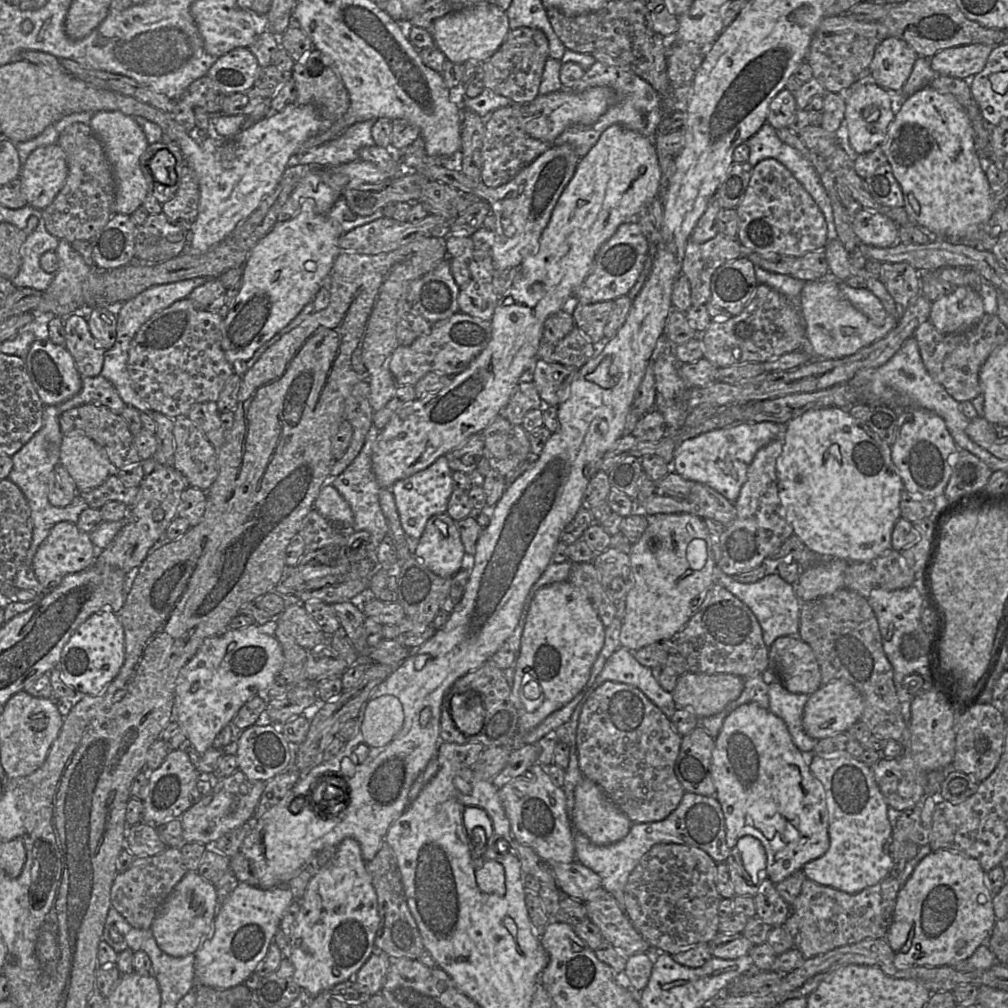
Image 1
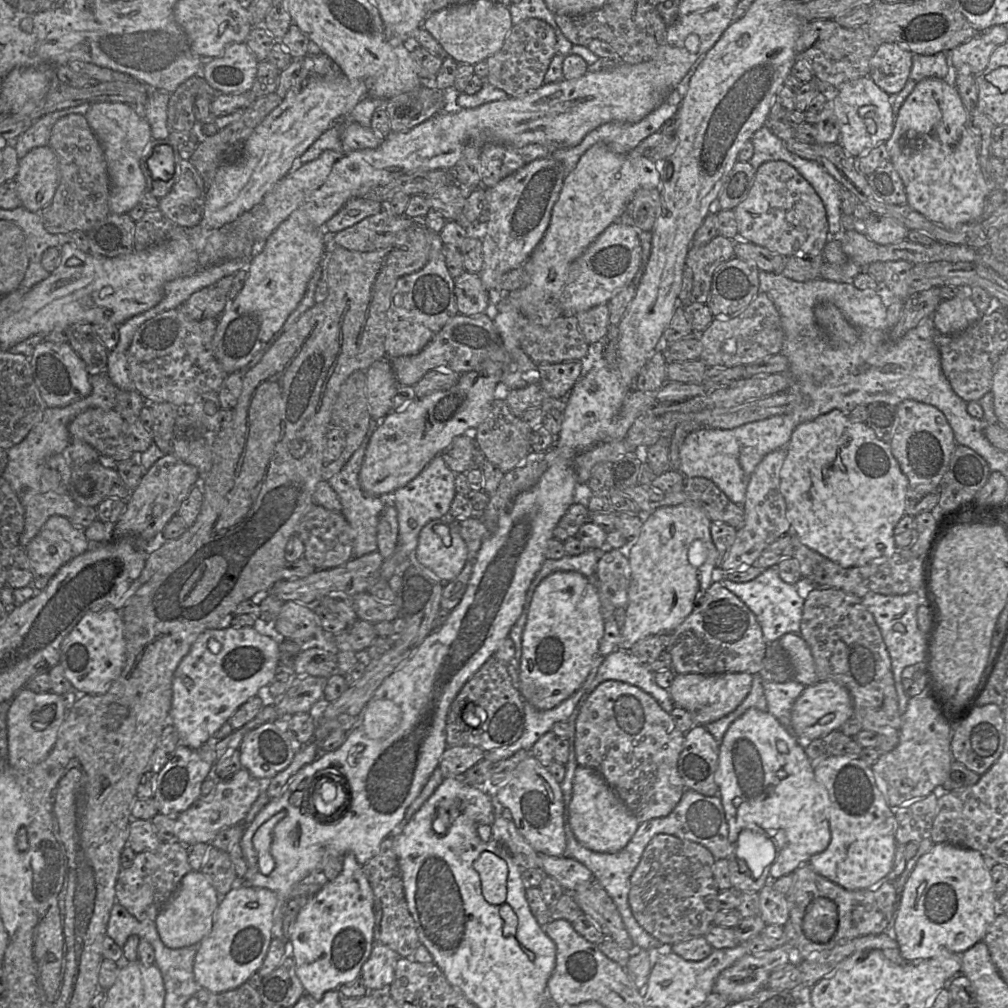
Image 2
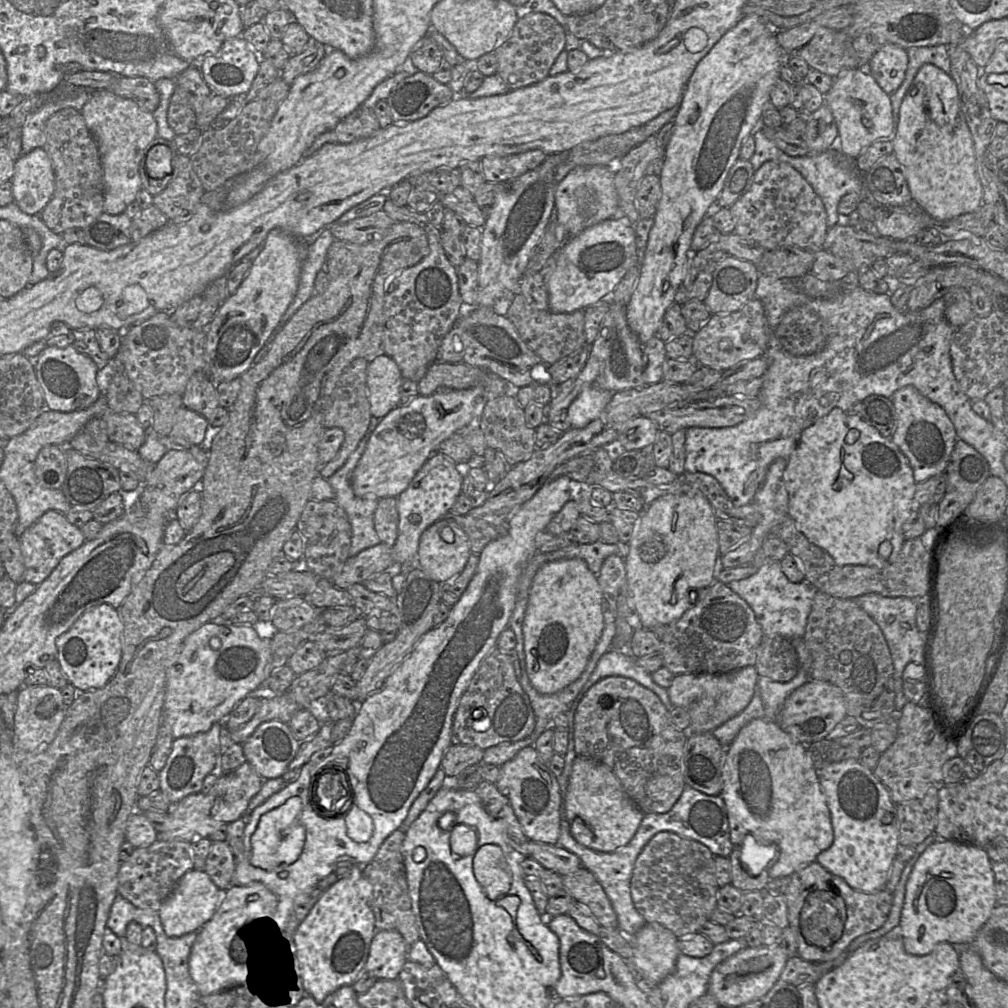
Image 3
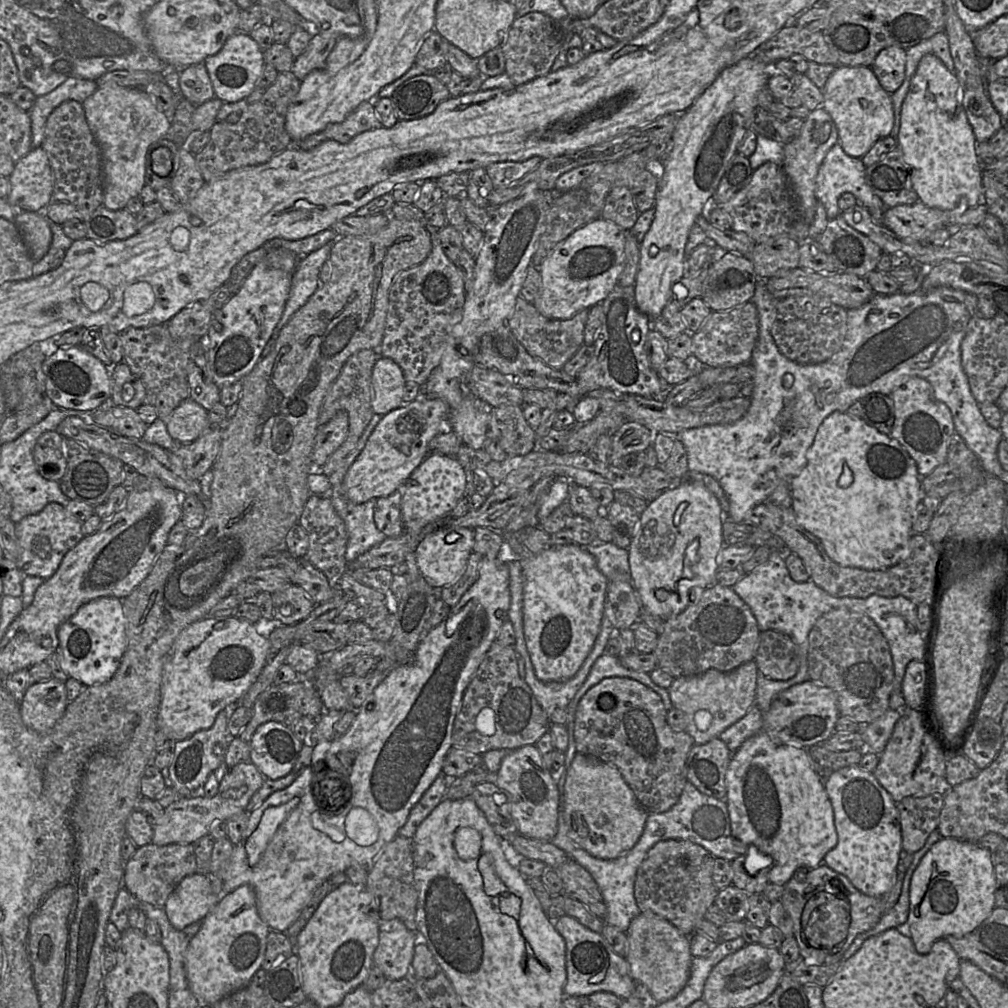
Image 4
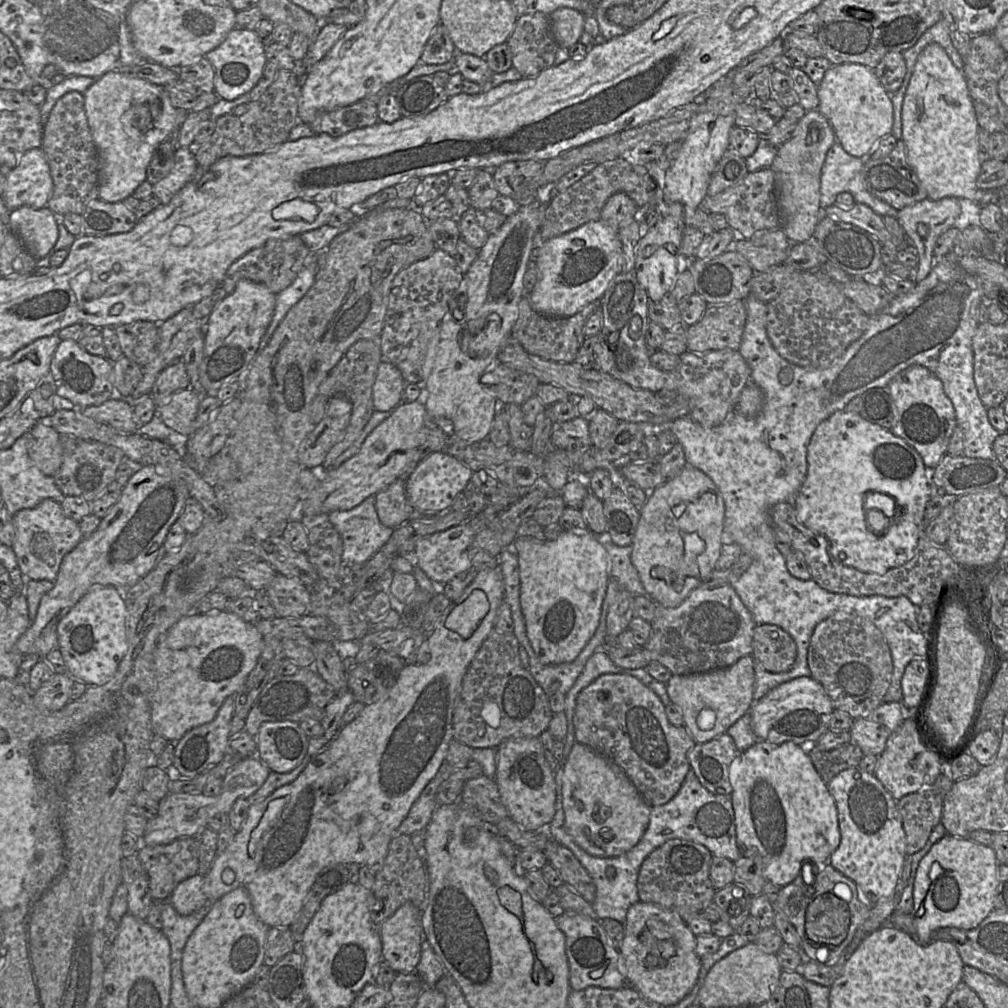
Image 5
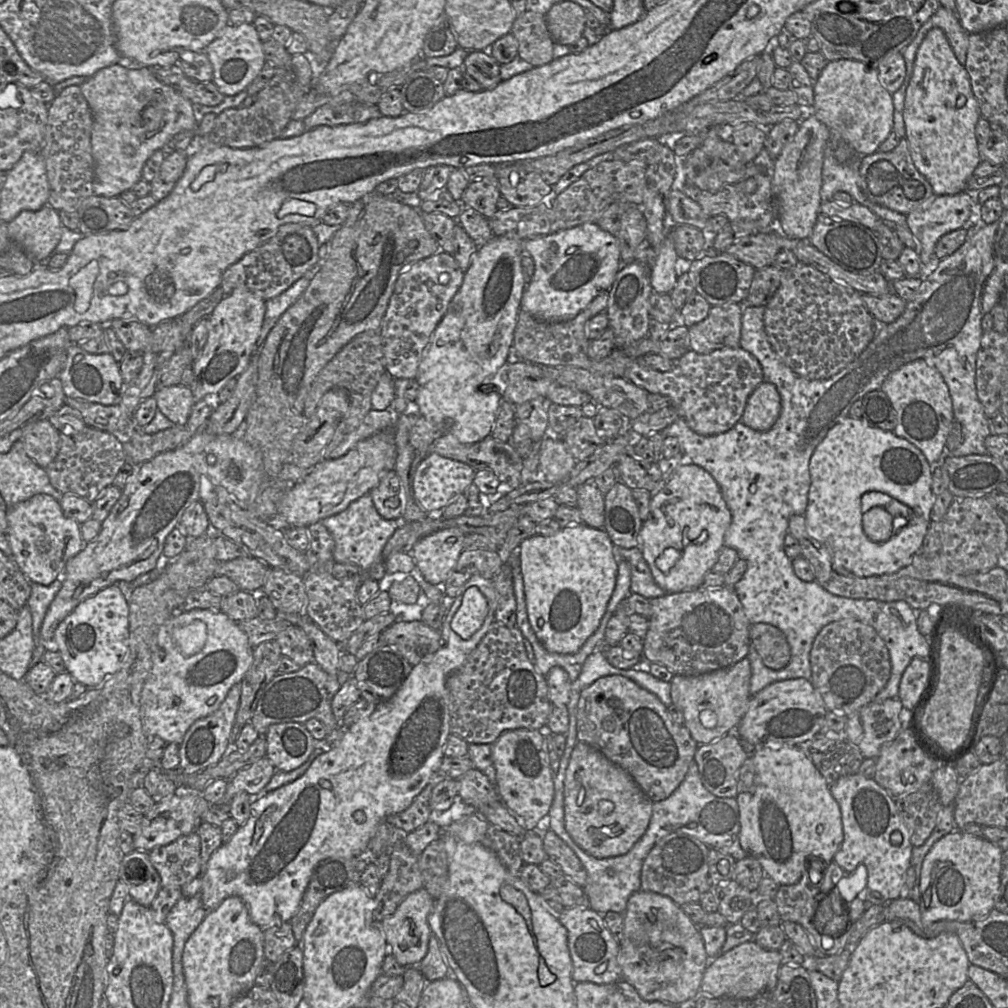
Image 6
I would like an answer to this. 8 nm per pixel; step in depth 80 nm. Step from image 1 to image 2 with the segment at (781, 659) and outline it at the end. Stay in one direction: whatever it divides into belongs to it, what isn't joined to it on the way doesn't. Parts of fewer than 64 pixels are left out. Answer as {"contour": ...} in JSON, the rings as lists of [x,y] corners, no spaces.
{"contour":[[[786,633],[778,644],[786,653],[793,669],[793,679],[804,686],[815,684],[817,680],[815,662],[807,642],[800,634]]]}

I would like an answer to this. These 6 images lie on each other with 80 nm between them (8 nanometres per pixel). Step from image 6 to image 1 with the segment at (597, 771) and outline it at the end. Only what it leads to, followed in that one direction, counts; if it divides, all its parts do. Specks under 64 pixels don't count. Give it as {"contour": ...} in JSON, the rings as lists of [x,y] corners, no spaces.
{"contour":[[[583,777],[574,791],[574,807],[570,817],[571,830],[576,828],[596,845],[610,845],[623,839],[633,824],[617,805],[593,781]]]}

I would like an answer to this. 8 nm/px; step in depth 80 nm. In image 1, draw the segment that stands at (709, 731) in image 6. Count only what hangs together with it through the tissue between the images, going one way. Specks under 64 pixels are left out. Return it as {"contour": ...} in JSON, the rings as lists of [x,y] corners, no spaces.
{"contour":[[[687,672],[678,676],[676,686],[671,694],[677,708],[689,709],[698,718],[704,718],[720,713],[730,702],[741,695],[743,688],[744,680],[739,676]]]}

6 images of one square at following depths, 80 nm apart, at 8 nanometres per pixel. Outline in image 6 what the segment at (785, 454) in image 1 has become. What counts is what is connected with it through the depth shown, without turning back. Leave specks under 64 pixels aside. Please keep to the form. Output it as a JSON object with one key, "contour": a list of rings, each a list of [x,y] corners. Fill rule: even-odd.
{"contour":[[[847,416],[834,425],[815,448],[809,461],[809,472],[810,487],[804,513],[808,532],[827,548],[838,566],[856,576],[868,577],[895,573],[912,562],[913,556],[923,544],[936,498],[931,490],[932,465],[916,446],[896,436],[893,431],[872,427],[862,418]],[[870,491],[884,492],[912,510],[907,525],[883,543],[870,540],[862,527],[861,498]]]}

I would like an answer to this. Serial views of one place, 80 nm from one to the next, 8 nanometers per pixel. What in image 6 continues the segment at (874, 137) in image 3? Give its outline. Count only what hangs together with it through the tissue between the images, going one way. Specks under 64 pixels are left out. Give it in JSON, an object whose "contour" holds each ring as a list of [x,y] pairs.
{"contour":[[[852,59],[829,61],[814,81],[811,112],[832,133],[838,133],[860,156],[878,151],[893,130],[893,96],[881,84],[877,69]]]}

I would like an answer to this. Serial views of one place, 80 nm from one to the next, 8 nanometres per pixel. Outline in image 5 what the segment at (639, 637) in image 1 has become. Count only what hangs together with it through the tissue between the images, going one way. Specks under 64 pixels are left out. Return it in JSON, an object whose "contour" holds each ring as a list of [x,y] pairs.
{"contour":[[[687,463],[677,476],[649,493],[631,544],[631,561],[648,596],[658,605],[673,608],[715,569],[723,546],[725,505],[714,482]]]}

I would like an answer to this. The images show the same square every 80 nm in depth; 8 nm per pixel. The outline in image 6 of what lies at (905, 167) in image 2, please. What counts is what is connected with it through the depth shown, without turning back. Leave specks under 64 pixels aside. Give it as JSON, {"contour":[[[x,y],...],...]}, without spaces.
{"contour":[[[940,28],[930,29],[917,50],[913,73],[906,90],[903,117],[912,161],[931,184],[934,195],[955,195],[965,191],[970,176],[982,160],[976,138],[976,124],[981,114],[965,65],[959,63]]]}

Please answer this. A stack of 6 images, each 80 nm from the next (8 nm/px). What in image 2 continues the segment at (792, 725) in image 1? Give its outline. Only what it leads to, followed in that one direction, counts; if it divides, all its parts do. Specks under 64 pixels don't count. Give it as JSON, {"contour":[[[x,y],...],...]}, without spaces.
{"contour":[[[794,679],[784,683],[763,682],[767,701],[767,711],[772,714],[787,730],[796,737],[791,721],[791,711],[794,702],[803,692],[805,686]]]}

